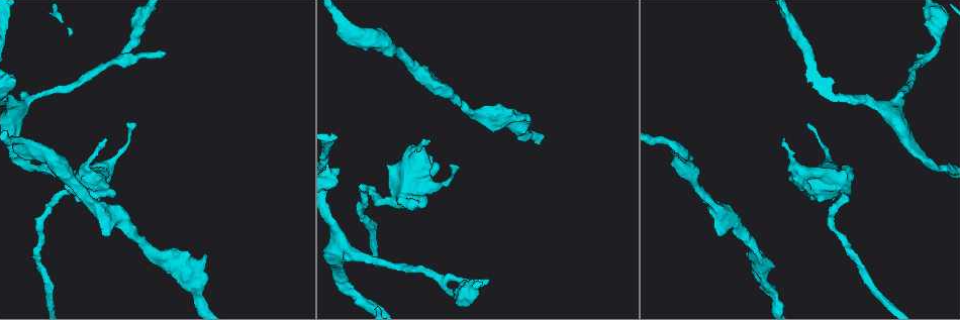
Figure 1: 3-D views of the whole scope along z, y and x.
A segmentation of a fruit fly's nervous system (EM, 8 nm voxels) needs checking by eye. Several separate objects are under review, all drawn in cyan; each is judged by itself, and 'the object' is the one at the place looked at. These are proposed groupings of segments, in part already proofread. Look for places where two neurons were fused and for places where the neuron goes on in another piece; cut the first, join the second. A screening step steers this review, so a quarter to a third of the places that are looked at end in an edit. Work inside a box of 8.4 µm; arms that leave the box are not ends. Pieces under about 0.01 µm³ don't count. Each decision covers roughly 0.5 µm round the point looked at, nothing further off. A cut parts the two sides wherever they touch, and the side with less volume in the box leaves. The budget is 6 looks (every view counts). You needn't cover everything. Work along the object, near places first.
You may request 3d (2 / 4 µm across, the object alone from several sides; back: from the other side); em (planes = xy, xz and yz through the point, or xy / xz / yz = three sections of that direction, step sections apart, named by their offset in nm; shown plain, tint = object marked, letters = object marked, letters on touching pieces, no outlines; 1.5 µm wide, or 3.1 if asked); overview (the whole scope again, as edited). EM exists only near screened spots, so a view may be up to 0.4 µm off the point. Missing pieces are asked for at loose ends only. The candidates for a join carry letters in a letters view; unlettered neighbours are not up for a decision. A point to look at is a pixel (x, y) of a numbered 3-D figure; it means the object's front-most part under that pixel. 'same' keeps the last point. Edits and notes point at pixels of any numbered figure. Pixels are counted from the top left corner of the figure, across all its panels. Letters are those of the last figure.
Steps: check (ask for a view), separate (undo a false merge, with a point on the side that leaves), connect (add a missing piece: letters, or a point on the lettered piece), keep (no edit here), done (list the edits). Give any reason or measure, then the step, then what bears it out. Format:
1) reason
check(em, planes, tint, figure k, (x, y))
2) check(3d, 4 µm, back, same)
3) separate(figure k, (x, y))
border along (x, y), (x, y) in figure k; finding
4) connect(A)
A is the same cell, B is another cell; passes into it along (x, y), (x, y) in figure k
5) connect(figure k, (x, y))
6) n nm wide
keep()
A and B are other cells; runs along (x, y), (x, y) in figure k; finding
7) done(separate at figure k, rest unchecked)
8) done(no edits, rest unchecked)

two arms in line, one across
check(em, planes, tint, figure 1, (176, 261))

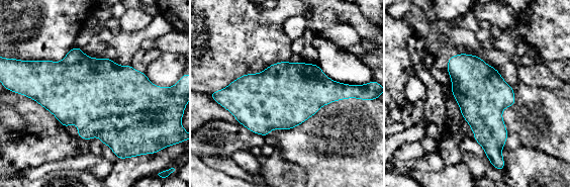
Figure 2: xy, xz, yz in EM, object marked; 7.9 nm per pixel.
what lies round it
check(em, planes, letters, same)

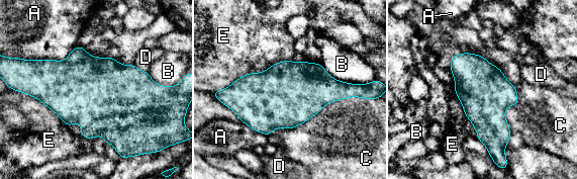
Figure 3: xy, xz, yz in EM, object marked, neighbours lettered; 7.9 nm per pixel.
keep()
A, B, C, D and E are other cells; all the same neuron

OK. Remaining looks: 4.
thin end
check(em, xz, step 4, plain, figure 1, (127, 124))

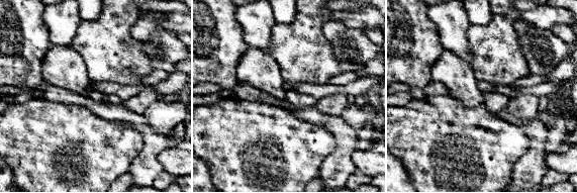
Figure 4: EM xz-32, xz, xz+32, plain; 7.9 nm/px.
check(em, xz, step 4, letters, same)

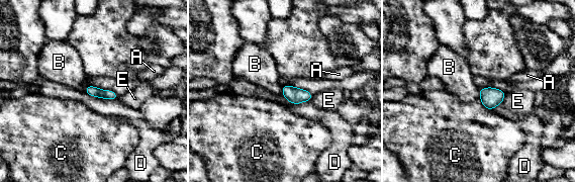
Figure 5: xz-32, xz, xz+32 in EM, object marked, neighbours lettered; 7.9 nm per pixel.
D touches over 280 nm
keep()
A, B, C, D and E are other cells; no lettered piece goes on from it

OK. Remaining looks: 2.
branch stops here
check(3d, 4 µm, figure 1, (165, 55))

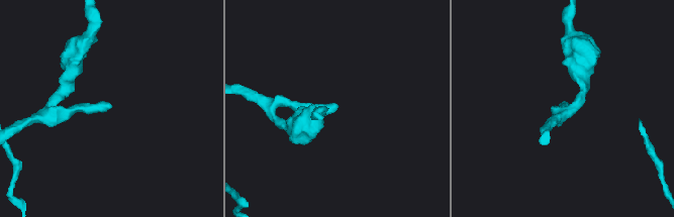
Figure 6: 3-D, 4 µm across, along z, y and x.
check(em, planes, letters, figure 6, (109, 107))

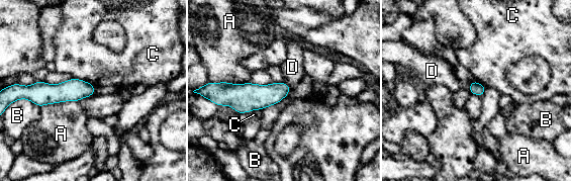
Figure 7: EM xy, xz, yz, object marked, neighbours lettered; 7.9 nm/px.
keep()
A, B, C and D are other cells; border along (72, 77), (85, 80), (95, 86) in figure 7; no lettered piece goes on from it

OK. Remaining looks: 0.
done(no edits, rest unchecked)

